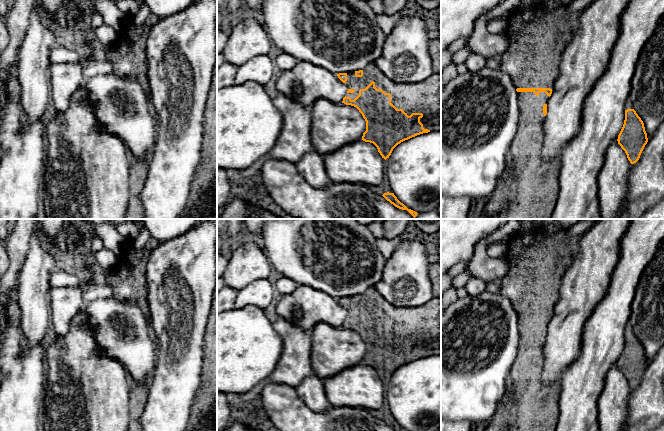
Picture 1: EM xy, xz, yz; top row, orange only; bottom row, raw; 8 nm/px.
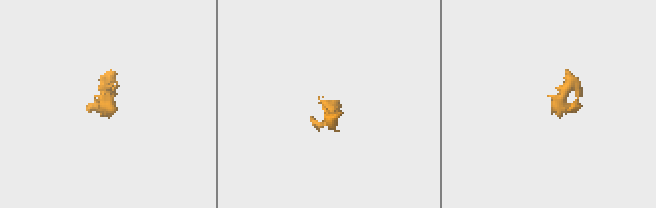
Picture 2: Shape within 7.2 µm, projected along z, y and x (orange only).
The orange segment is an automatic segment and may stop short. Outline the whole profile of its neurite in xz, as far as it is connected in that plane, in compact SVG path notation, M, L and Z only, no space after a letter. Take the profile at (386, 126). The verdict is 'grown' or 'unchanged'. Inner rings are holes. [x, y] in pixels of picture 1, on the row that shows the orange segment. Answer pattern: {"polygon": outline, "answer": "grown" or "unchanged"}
{"polygon": "M371 63L363 70L339 73L337 76L348 87L342 103L356 107L366 121L362 140L373 143L385 160L401 142L430 131L441 131L441 123L433 124L428 121L429 117L441 116L441 73L433 73L426 80L413 85L396 84Z", "answer": "grown"}

